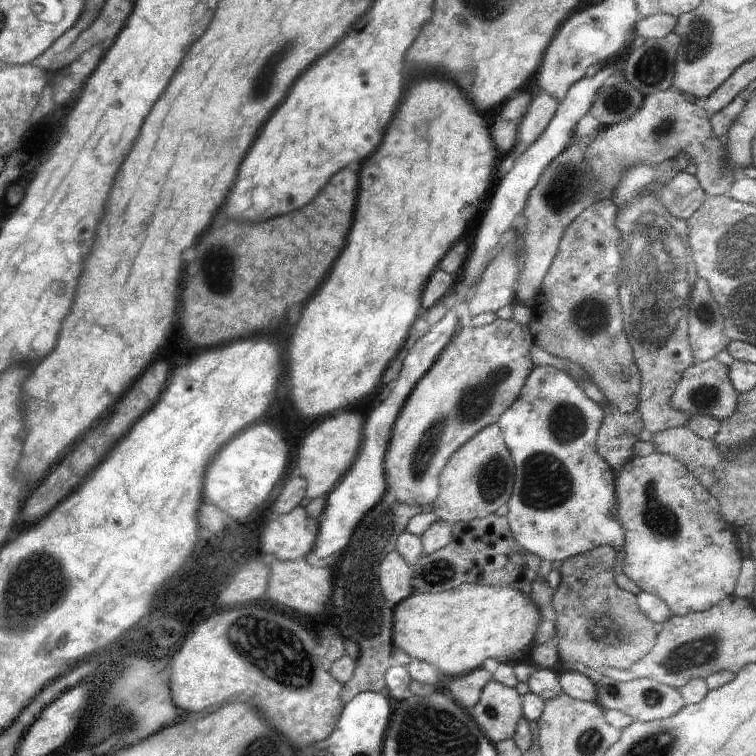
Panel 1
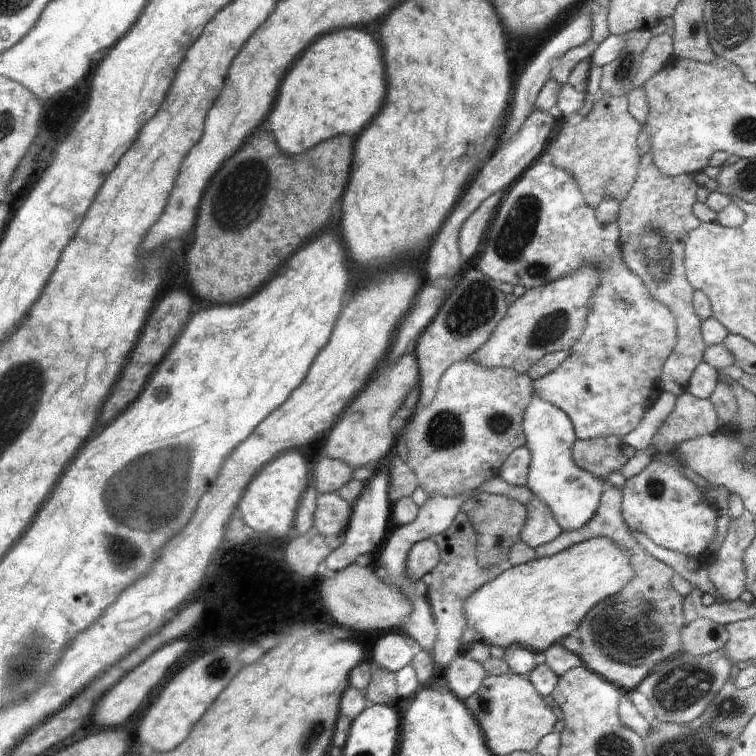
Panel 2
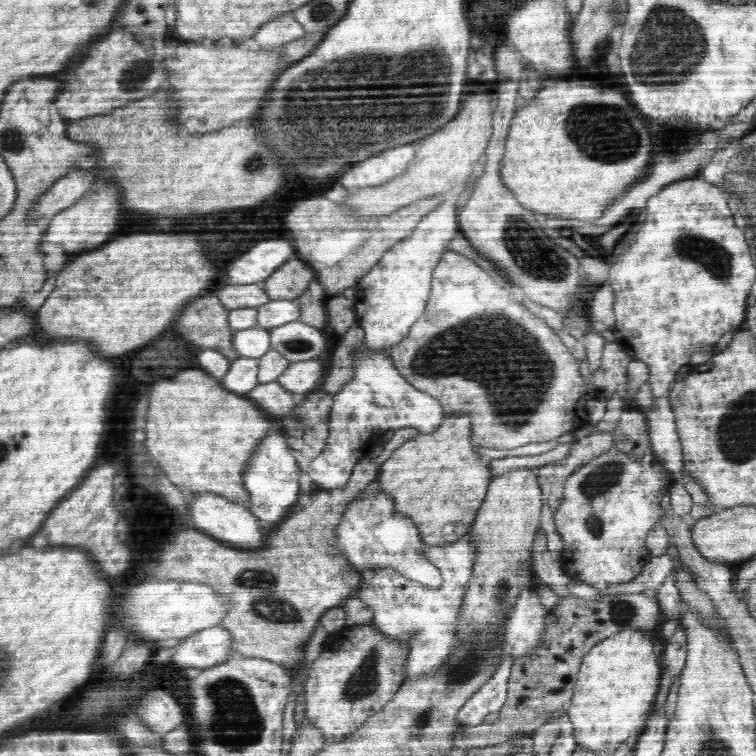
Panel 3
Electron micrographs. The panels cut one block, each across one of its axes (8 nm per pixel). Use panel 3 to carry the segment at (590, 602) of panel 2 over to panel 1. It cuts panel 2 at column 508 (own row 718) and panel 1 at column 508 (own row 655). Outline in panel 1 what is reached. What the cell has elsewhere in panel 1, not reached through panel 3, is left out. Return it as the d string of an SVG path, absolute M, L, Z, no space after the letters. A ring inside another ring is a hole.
M462 584L461 587L438 593L413 592L393 608L392 643L395 651L402 651L415 659L427 664L434 664L444 676L460 677L477 671L486 658L497 659L512 656L514 652L522 652L530 646L534 638L536 626L540 622L540 614L536 605L511 587L500 585Z

